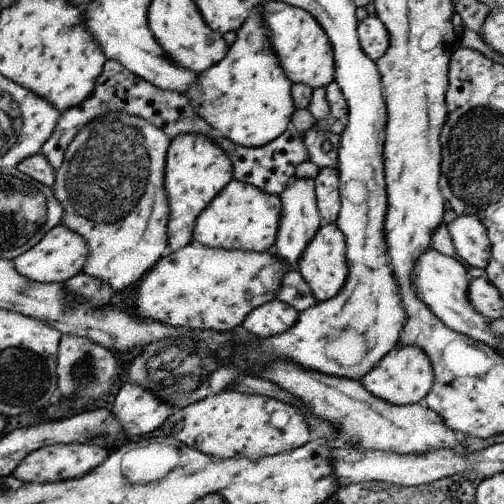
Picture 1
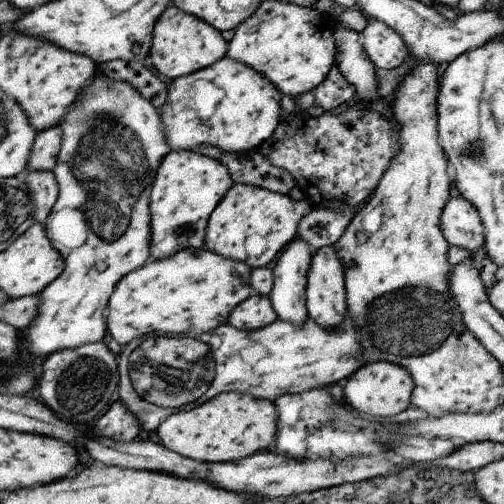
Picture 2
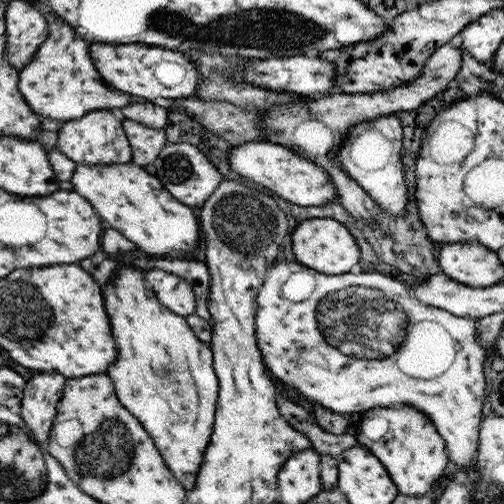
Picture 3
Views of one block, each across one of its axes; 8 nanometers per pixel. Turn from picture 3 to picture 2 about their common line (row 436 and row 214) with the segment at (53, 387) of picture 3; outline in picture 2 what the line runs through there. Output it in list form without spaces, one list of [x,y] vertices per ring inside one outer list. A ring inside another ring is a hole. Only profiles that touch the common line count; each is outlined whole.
[[[31,170],[31,172],[23,172],[23,180],[27,182],[35,212],[33,212],[33,220],[37,224],[43,224],[47,214],[51,214],[57,198],[59,198],[59,184],[53,172],[45,172],[45,170]]]

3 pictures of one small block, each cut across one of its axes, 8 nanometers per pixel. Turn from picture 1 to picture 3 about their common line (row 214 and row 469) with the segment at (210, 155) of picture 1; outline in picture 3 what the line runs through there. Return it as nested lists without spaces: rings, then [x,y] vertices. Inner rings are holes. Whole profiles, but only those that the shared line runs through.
[[[125,266],[125,268],[115,268],[115,278],[103,288],[103,300],[105,300],[105,310],[107,310],[107,318],[111,322],[111,332],[113,338],[115,338],[115,344],[119,346],[119,360],[115,360],[115,364],[111,368],[107,368],[107,376],[111,380],[115,380],[115,392],[119,392],[119,404],[123,404],[123,408],[127,408],[127,412],[131,412],[139,424],[143,424],[143,430],[147,430],[155,442],[155,448],[159,450],[159,454],[163,456],[167,468],[173,472],[173,476],[179,480],[179,484],[189,492],[193,490],[195,486],[195,478],[197,478],[197,470],[203,462],[203,452],[205,448],[209,446],[209,438],[211,438],[211,432],[213,432],[213,422],[215,422],[215,404],[217,404],[217,390],[219,390],[219,382],[217,382],[217,376],[213,372],[213,352],[209,348],[209,344],[203,344],[199,342],[193,332],[189,330],[189,326],[185,324],[185,318],[171,312],[169,308],[165,308],[161,304],[161,300],[155,296],[155,292],[151,292],[147,286],[143,286],[143,274],[131,266]]]

